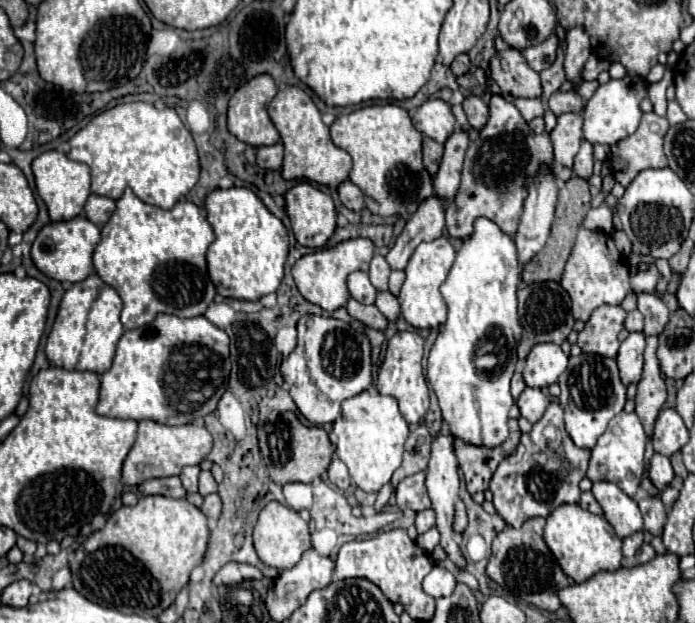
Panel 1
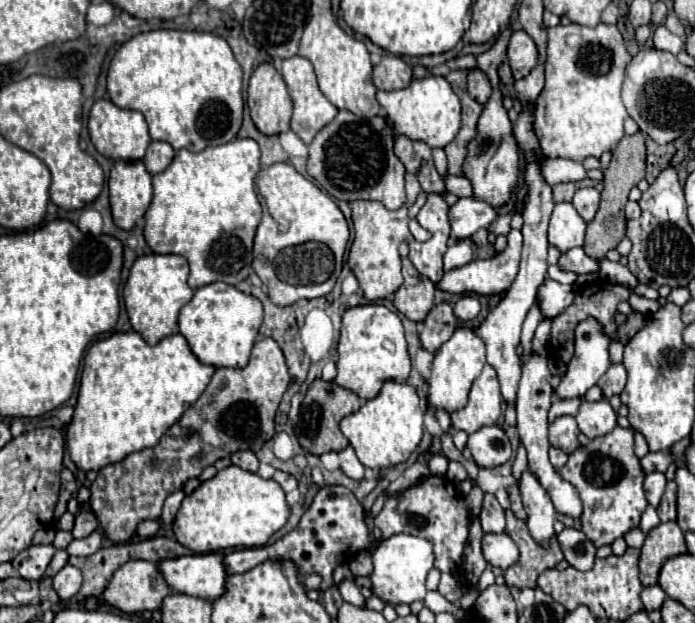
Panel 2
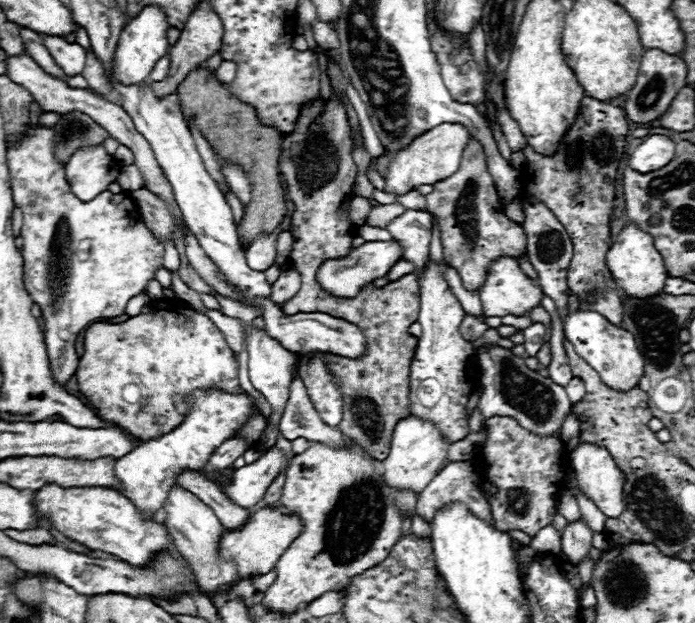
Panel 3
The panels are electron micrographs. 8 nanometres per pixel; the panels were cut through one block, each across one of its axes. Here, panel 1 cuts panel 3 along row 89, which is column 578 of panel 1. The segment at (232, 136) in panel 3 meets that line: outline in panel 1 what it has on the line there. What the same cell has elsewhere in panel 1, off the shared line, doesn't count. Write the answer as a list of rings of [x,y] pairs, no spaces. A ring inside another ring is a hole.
[[[570,178],[560,194],[558,194],[558,206],[556,206],[556,218],[554,218],[554,224],[552,224],[552,232],[550,232],[550,238],[544,246],[542,252],[538,252],[524,268],[522,268],[522,280],[526,284],[534,284],[534,282],[548,282],[548,280],[554,280],[554,282],[560,282],[560,276],[562,276],[562,270],[564,270],[564,264],[566,264],[566,258],[570,256],[570,250],[574,246],[574,238],[576,238],[576,232],[584,220],[584,216],[588,214],[590,210],[590,192],[588,192],[588,182],[582,180],[582,178]]]

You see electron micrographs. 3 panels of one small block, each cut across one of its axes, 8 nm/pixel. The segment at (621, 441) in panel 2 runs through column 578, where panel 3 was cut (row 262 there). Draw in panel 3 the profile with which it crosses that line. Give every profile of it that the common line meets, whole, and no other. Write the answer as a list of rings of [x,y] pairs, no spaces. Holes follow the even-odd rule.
[[[470,140],[468,146],[464,148],[458,172],[434,184],[434,192],[426,196],[426,206],[430,208],[430,212],[436,210],[436,218],[442,230],[444,258],[448,266],[458,270],[462,286],[470,292],[480,290],[484,286],[488,270],[496,258],[510,256],[518,260],[520,256],[528,256],[524,228],[506,218],[500,196],[496,194],[492,176],[486,166],[486,156],[476,140]]]

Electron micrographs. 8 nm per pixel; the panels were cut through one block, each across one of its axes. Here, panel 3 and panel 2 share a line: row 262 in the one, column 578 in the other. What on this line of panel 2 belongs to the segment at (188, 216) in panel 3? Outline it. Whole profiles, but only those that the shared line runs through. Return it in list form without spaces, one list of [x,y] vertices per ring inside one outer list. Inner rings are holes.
[[[560,202],[554,206],[550,228],[548,228],[548,244],[556,246],[560,252],[572,250],[576,246],[584,246],[584,230],[586,222],[578,216],[570,202]]]

